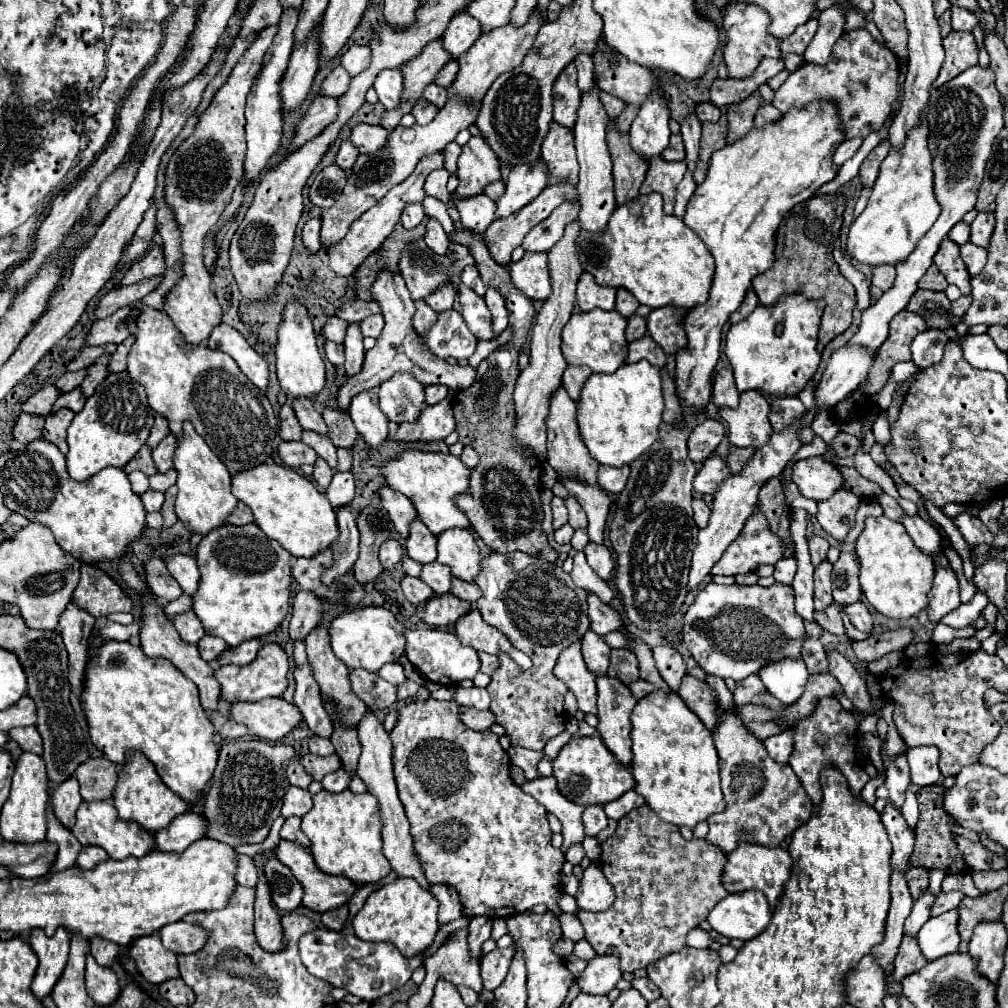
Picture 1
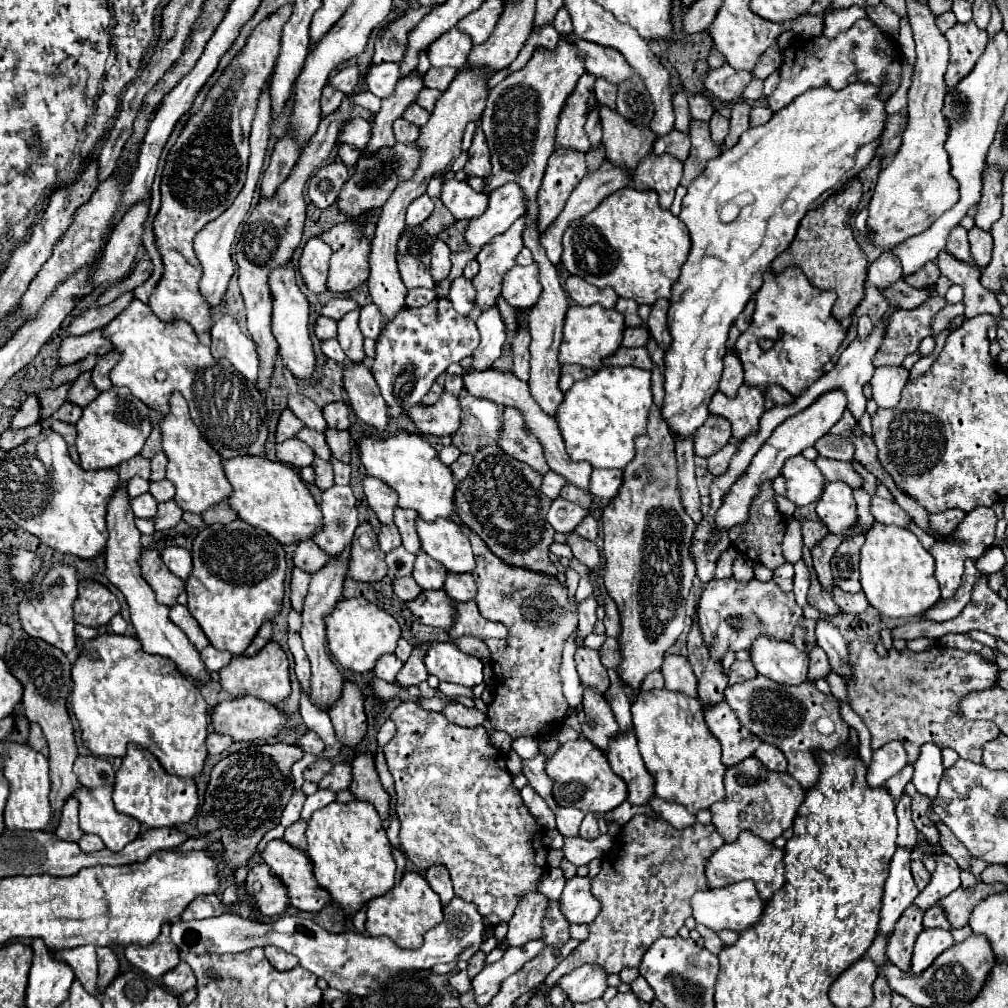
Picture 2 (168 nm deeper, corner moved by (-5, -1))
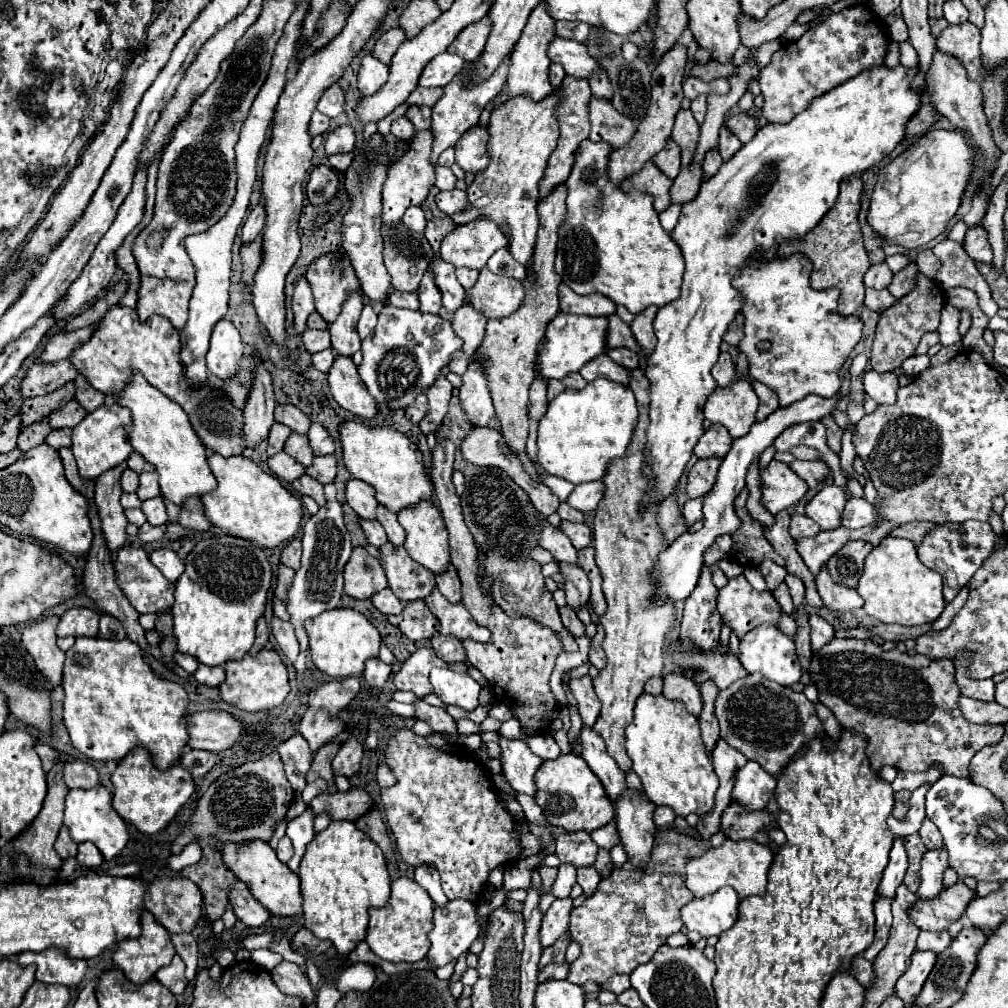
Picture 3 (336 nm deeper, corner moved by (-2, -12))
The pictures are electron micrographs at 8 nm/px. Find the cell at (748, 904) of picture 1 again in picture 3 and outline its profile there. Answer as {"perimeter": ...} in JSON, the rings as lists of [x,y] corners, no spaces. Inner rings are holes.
{"perimeter":[[[721,888],[701,900],[691,900],[681,910],[683,924],[687,930],[699,932],[703,938],[719,936],[737,922],[739,896],[733,888]]]}

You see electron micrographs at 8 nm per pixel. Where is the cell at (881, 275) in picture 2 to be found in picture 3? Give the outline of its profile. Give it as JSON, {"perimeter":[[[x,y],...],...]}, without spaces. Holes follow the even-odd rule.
{"perimeter":[[[885,262],[871,266],[867,270],[867,274],[865,274],[865,286],[867,288],[875,288],[875,290],[887,288],[891,284],[891,280],[893,280],[893,272],[887,268]]]}

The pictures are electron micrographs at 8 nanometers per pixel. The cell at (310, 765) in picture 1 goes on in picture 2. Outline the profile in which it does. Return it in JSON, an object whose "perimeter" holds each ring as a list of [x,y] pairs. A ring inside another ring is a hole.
{"perimeter":[[[338,763],[334,765],[334,769],[318,783],[320,789],[330,789],[334,793],[338,791],[344,791],[350,787],[350,781],[352,781],[352,767],[348,763]]]}

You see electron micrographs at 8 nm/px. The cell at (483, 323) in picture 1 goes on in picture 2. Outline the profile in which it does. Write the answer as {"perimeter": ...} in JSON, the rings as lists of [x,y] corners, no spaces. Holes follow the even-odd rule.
{"perimeter":[[[464,275],[456,277],[450,285],[448,299],[460,315],[464,315],[464,317],[470,315],[470,311],[474,309],[474,287],[472,287],[472,283]]]}

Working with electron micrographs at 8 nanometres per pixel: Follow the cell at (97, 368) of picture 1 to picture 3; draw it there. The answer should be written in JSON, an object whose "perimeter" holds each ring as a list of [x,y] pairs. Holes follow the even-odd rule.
{"perimeter":[[[69,400],[63,408],[51,412],[49,424],[51,428],[75,428],[85,416],[87,416],[87,410],[83,410],[79,402]]]}

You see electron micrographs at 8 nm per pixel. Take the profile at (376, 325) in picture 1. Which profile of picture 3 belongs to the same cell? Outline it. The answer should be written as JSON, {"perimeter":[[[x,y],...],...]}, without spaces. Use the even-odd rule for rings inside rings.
{"perimeter":[[[365,306],[361,312],[361,318],[359,318],[359,324],[357,324],[357,332],[359,332],[361,340],[373,336],[375,326],[377,326],[377,312],[371,306]]]}

